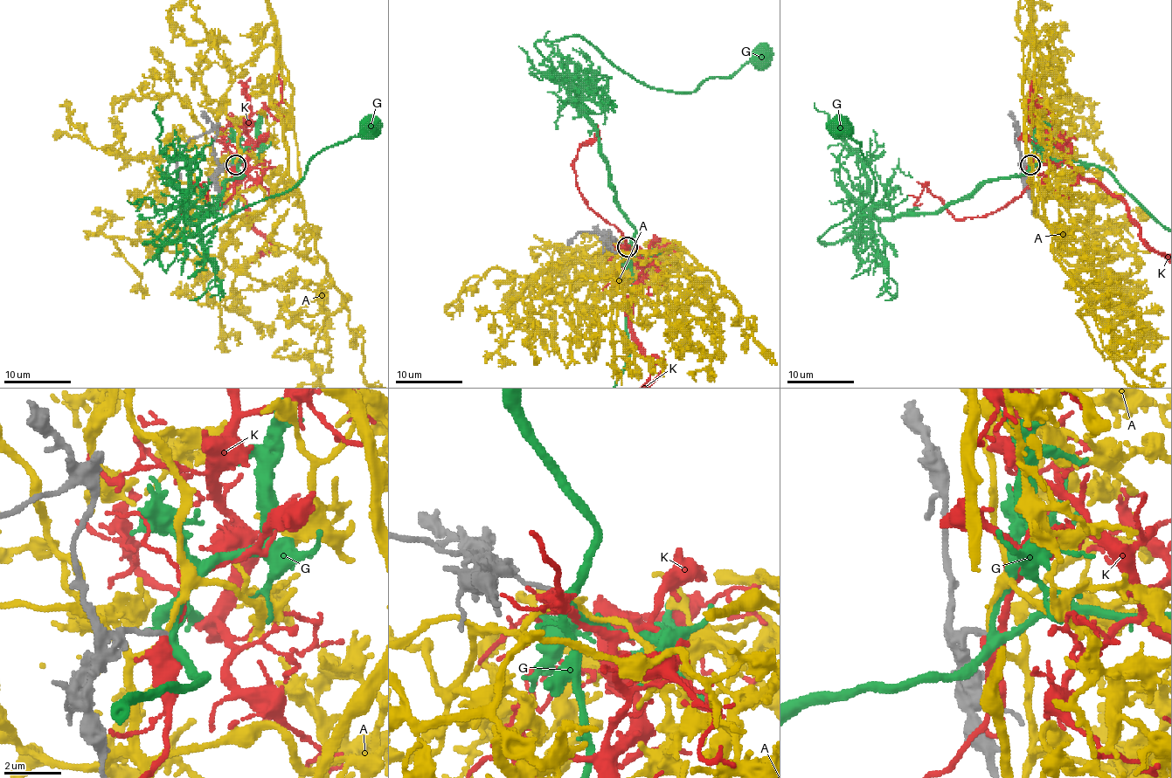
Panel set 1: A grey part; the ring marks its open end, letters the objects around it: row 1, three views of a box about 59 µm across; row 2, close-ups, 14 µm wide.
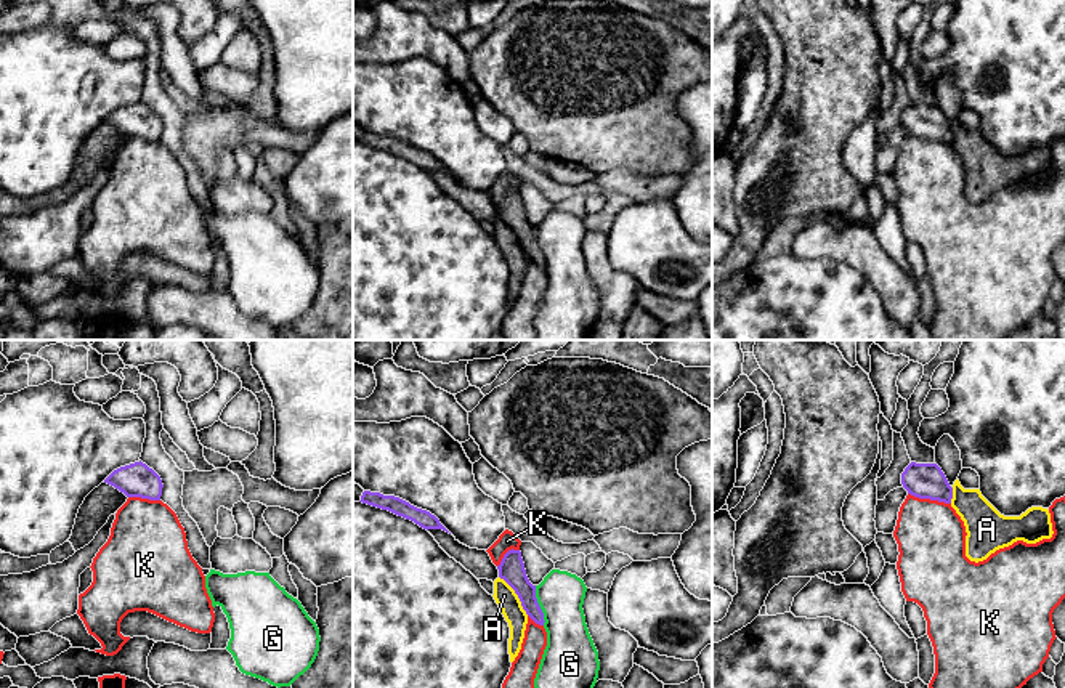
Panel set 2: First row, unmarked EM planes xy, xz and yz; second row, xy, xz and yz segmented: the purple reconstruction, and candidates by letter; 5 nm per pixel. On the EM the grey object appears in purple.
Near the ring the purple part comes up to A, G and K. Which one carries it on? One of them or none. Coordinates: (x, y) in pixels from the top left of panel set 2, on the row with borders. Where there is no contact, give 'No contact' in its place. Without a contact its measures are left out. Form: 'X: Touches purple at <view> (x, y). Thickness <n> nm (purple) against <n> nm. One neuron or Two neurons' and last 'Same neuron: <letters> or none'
A: Touches purple at xz (517, 594). Thickness 130 nm (purple) against 110 nm. Two neurons
G: Touches purple at xz (538, 605). Thickness 130 nm (purple) against 240 nm. Two neurons
K: Touches purple at yz (929, 497). Thickness 180 nm (purple) against 340 nm. Two neurons
Same neuron: none

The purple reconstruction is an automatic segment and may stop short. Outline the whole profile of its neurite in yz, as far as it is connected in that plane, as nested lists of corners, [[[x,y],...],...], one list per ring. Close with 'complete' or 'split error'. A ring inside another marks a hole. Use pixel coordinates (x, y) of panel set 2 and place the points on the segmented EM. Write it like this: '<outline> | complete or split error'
[[[911,462],[901,473],[901,484],[914,497],[951,504],[953,488],[937,463]]] | complete

